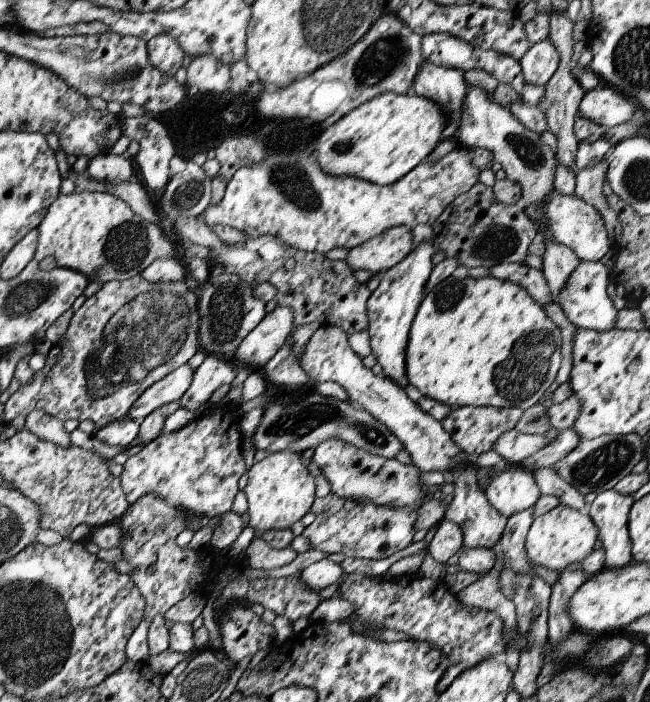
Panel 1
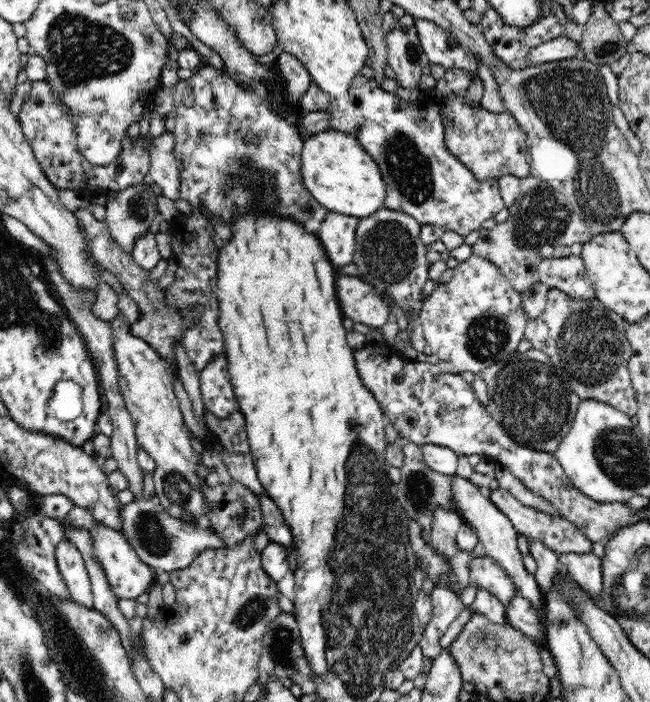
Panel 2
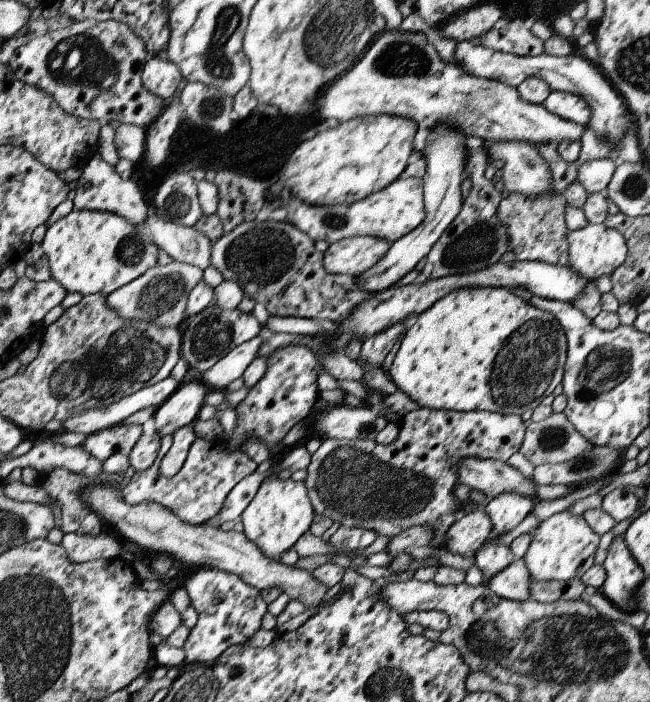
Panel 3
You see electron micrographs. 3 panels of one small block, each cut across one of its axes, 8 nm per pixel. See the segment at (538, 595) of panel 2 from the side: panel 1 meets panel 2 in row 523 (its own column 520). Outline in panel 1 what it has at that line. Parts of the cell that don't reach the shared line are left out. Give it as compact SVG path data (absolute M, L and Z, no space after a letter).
M519 465L493 472L483 494L485 500L505 518L531 508L541 496L532 472Z

